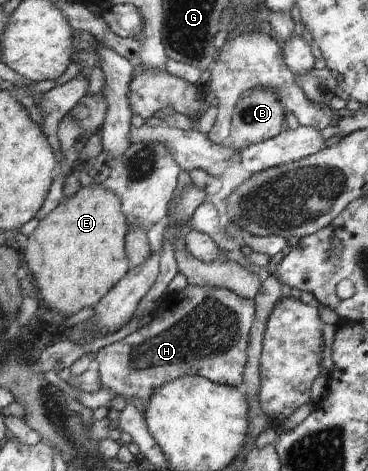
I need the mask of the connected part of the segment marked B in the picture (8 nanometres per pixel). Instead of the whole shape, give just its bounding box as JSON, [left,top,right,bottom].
[228,88,288,153]

